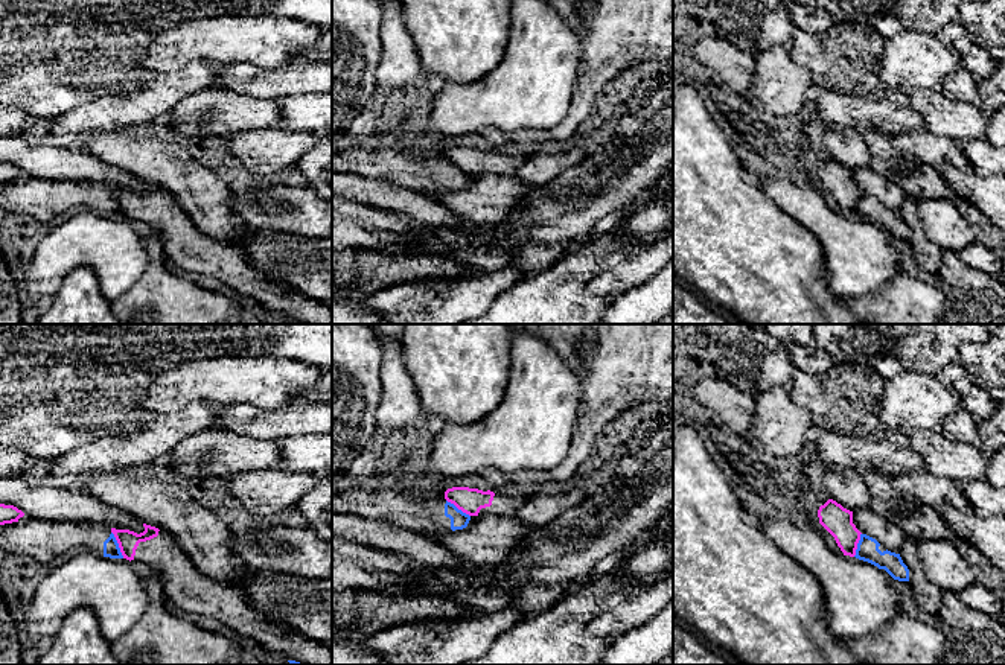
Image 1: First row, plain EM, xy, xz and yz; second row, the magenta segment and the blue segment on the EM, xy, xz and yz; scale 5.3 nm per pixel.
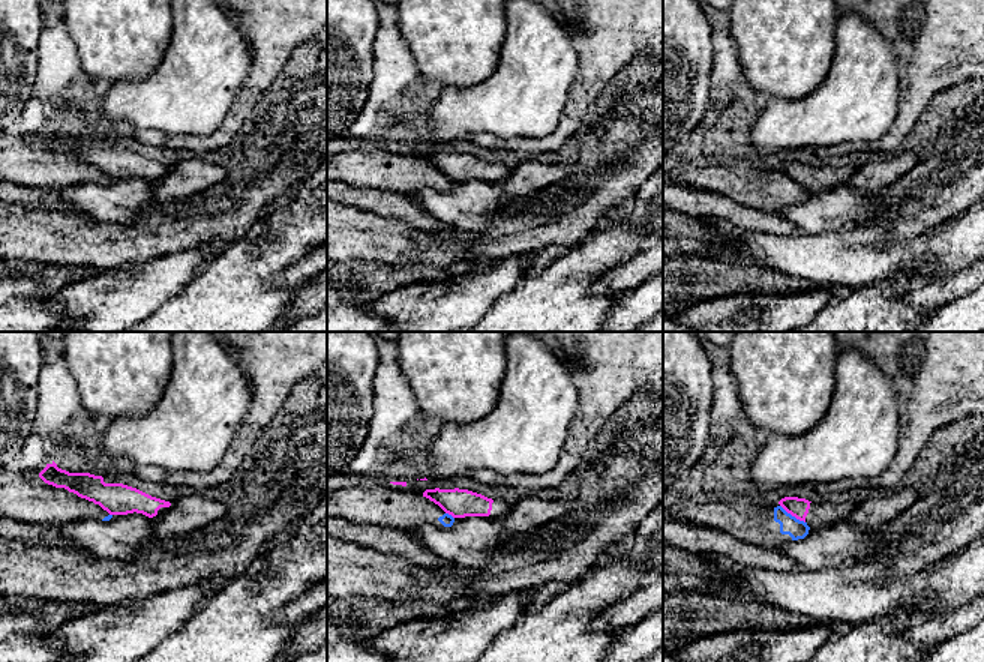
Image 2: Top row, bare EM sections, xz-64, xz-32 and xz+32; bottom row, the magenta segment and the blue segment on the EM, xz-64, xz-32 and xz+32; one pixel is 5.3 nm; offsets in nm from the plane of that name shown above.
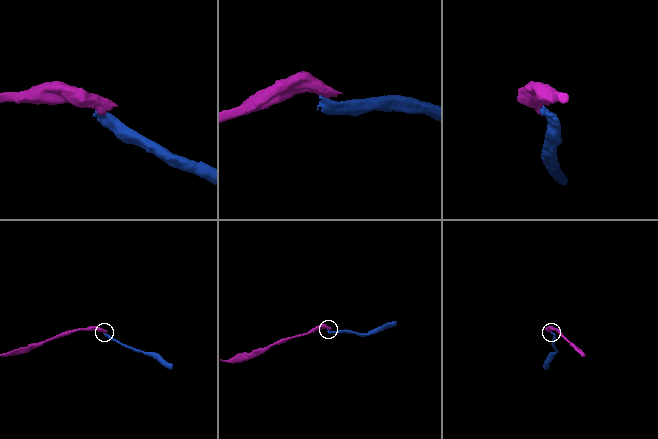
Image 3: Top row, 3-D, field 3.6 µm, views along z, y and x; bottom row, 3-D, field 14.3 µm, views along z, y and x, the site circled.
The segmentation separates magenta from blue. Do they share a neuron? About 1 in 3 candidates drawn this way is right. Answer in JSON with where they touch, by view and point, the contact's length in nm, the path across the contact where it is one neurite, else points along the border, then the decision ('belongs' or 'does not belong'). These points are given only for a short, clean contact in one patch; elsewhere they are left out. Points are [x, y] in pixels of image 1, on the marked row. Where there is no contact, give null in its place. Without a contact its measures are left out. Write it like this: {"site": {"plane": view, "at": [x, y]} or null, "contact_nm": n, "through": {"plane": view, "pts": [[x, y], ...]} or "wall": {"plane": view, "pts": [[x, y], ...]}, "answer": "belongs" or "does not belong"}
{"site": {"plane": "xy", "at": [119, 545]}, "contact_nm": 160, "wall": {"plane": "xy", "pts": [[111, 531], [124, 557]]}, "answer": "does not belong"}

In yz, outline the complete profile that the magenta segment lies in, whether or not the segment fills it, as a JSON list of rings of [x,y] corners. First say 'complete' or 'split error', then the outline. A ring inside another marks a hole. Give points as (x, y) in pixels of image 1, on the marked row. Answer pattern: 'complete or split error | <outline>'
complete | [[[828,499],[818,510],[819,523],[834,537],[844,555],[854,557],[860,531],[853,523],[853,511]]]

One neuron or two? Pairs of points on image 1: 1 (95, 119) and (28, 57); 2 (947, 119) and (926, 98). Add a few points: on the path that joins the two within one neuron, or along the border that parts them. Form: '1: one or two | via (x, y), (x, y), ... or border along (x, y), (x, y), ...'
1: two | border along (113, 93), (73, 107), (51, 120)
2: one | via (943, 114), (931, 102)

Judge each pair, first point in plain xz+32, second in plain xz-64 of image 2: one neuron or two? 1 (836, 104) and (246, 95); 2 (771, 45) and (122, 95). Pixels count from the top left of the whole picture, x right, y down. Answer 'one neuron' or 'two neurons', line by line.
1: two neurons
2: two neurons

